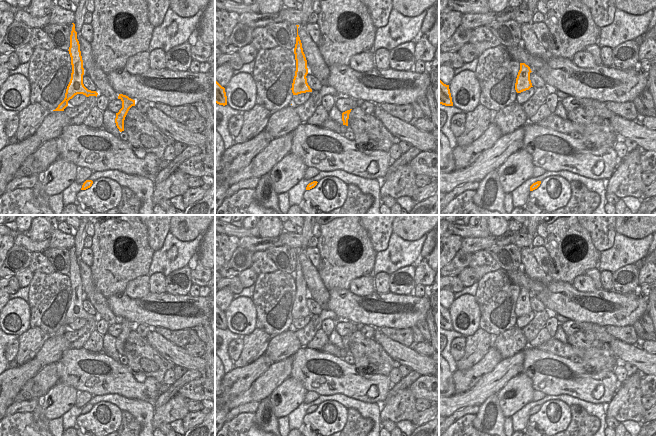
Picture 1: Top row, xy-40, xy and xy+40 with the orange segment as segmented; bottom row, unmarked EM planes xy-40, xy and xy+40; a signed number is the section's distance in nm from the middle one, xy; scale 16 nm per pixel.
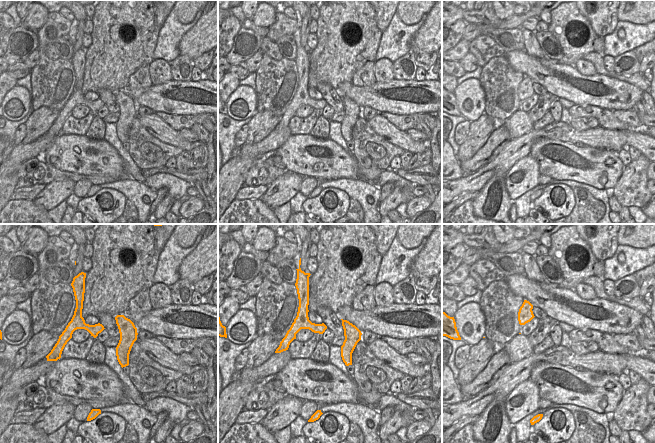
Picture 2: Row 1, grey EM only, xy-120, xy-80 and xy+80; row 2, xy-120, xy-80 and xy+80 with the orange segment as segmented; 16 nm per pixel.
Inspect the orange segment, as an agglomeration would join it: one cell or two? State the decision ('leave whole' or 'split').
leave whole

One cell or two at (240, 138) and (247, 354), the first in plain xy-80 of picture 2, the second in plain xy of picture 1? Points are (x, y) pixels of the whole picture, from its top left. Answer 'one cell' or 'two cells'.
two cells

